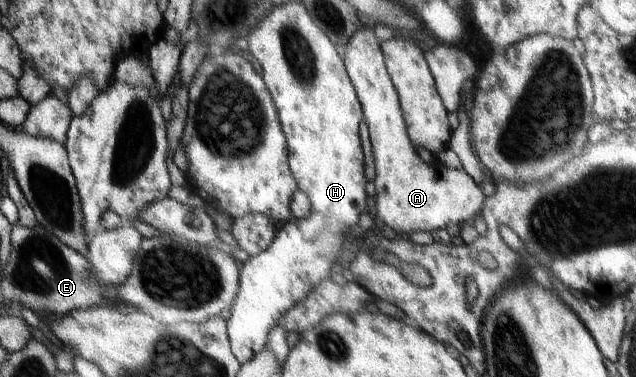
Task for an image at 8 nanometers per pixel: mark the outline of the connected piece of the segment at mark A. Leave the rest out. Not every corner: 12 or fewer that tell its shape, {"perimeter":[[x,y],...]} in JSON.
{"perimeter":[[370,24],[343,61],[369,126],[378,216],[432,233],[478,216],[464,169],[426,164]]}

